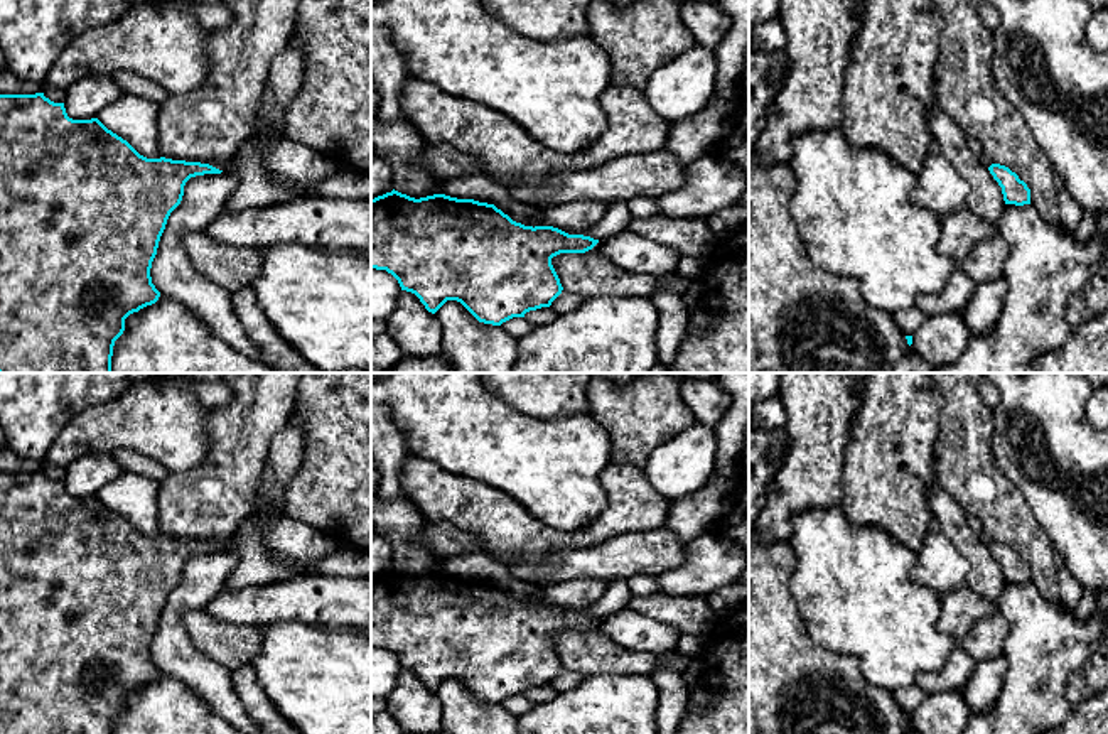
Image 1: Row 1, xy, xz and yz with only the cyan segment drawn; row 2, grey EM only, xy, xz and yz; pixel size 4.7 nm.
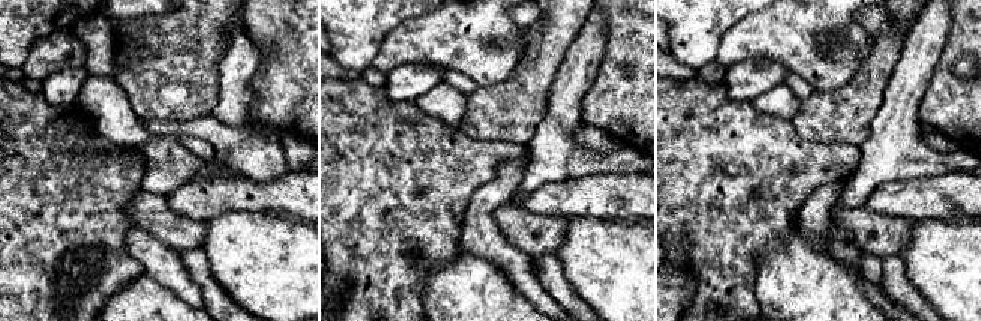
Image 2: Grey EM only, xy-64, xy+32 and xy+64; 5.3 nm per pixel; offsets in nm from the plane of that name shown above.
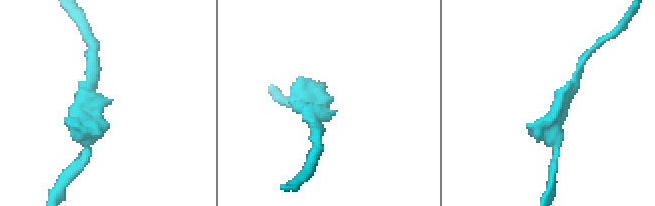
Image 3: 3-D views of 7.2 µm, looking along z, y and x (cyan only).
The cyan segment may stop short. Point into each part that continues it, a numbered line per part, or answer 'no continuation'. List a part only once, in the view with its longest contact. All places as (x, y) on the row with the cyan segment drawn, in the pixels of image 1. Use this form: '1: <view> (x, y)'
no continuation

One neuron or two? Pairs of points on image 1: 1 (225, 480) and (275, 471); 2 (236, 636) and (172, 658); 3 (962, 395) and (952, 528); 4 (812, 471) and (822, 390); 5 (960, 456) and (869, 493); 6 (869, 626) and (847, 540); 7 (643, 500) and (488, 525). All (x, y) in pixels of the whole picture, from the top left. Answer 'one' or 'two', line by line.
1: two
2: two
3: two
4: one
5: two
6: one
7: one

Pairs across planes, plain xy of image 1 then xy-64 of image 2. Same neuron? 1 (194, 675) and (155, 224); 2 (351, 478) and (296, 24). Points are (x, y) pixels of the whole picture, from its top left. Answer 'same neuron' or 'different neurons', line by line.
1: different neurons
2: same neuron

